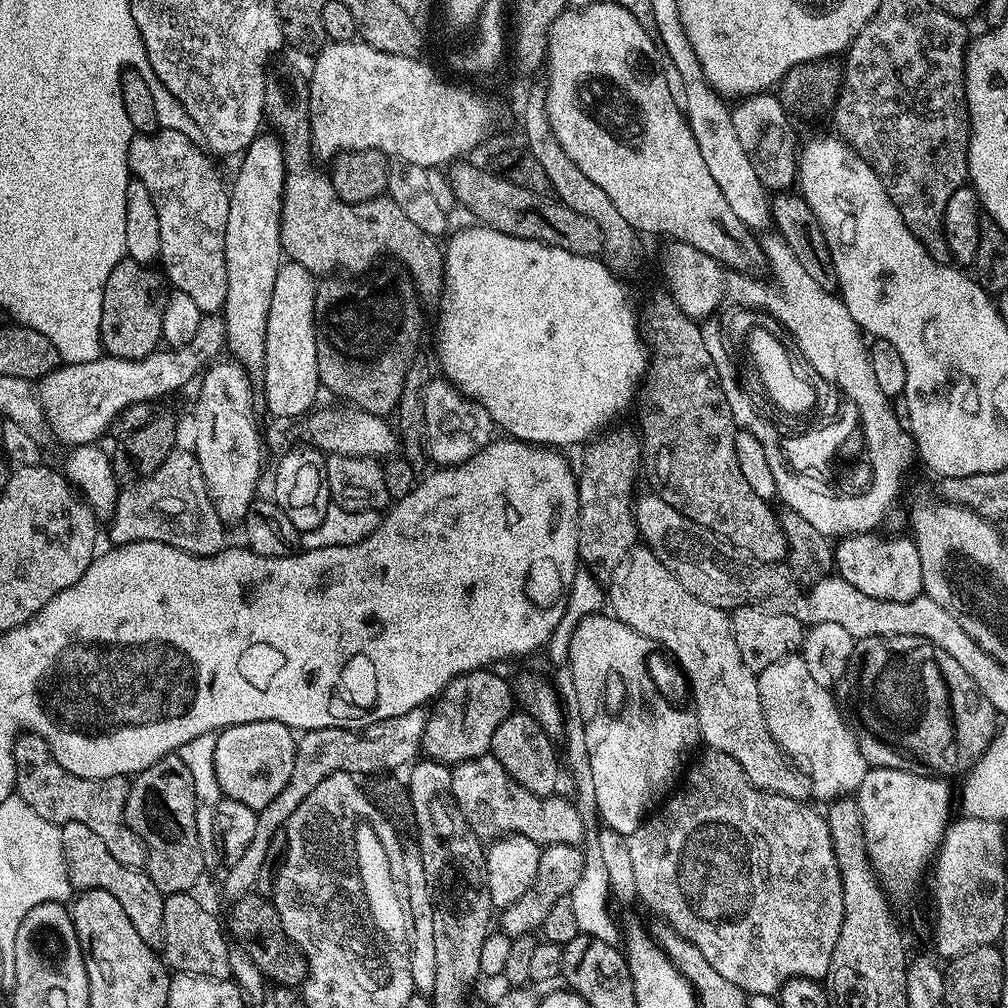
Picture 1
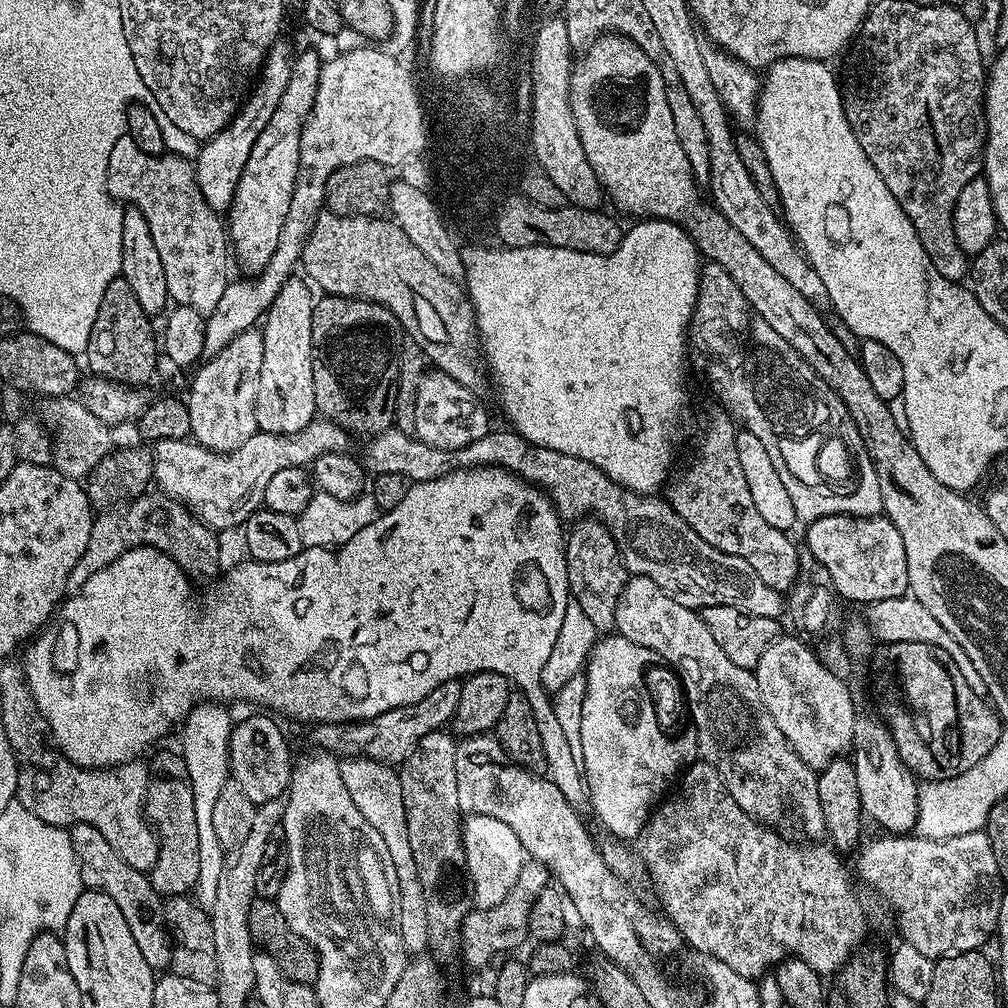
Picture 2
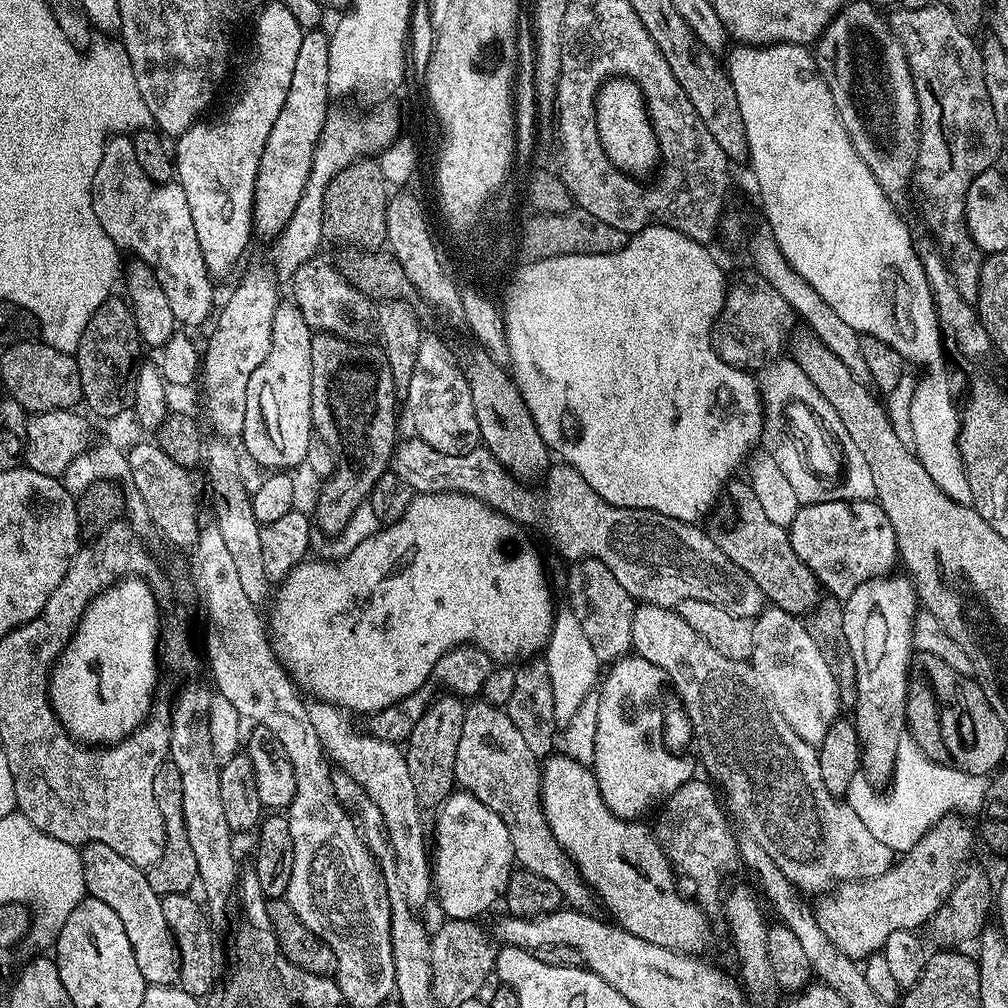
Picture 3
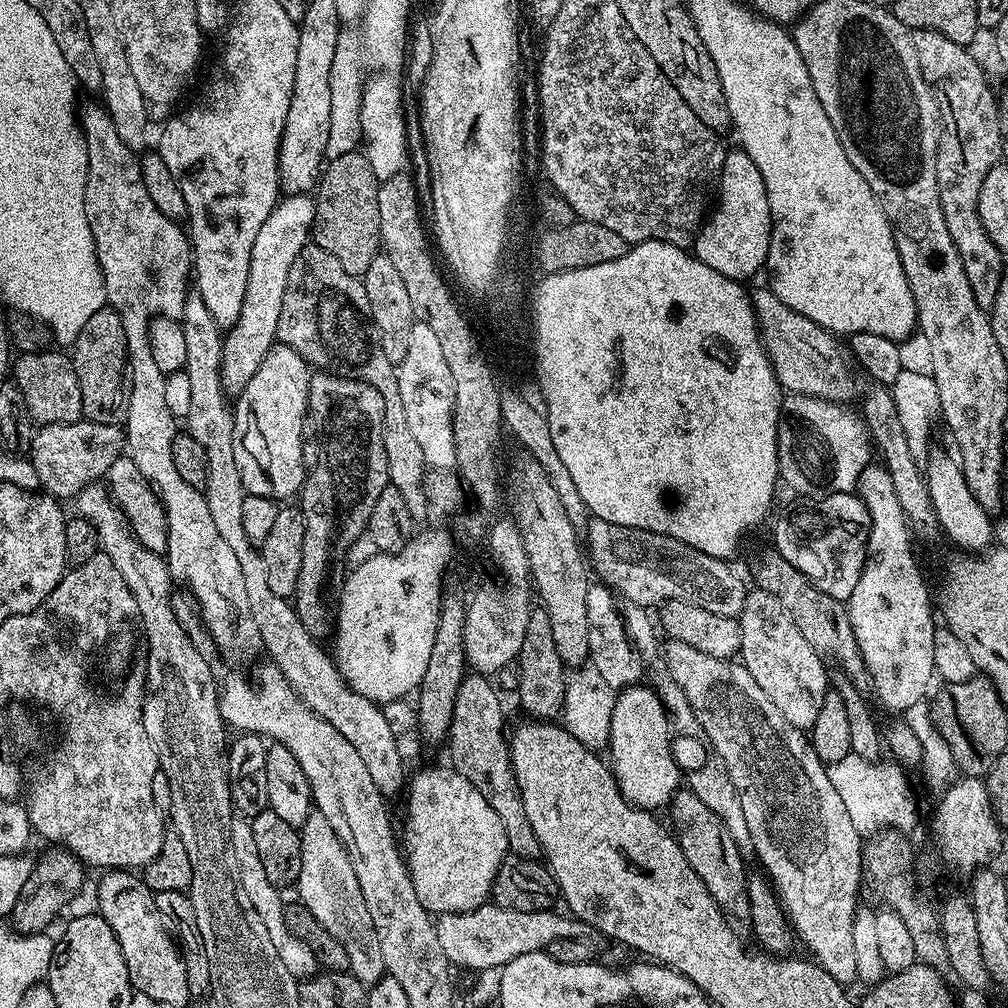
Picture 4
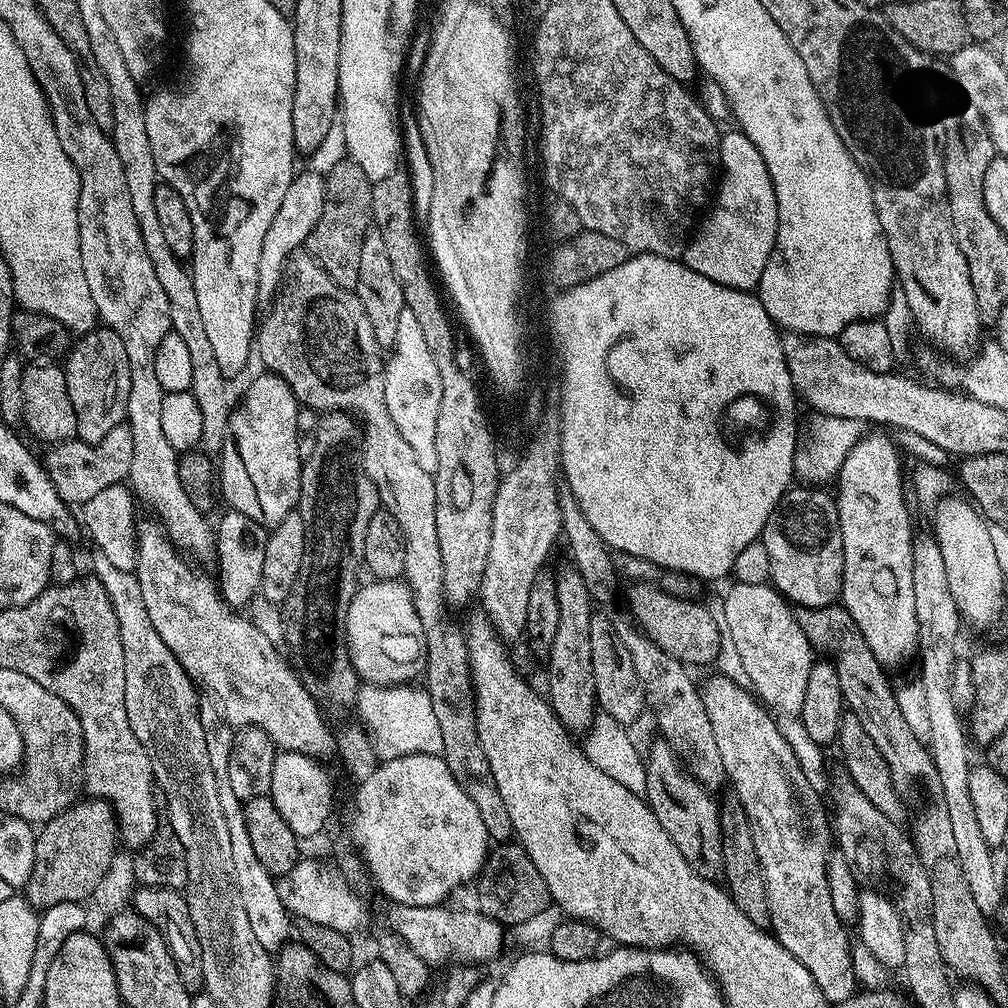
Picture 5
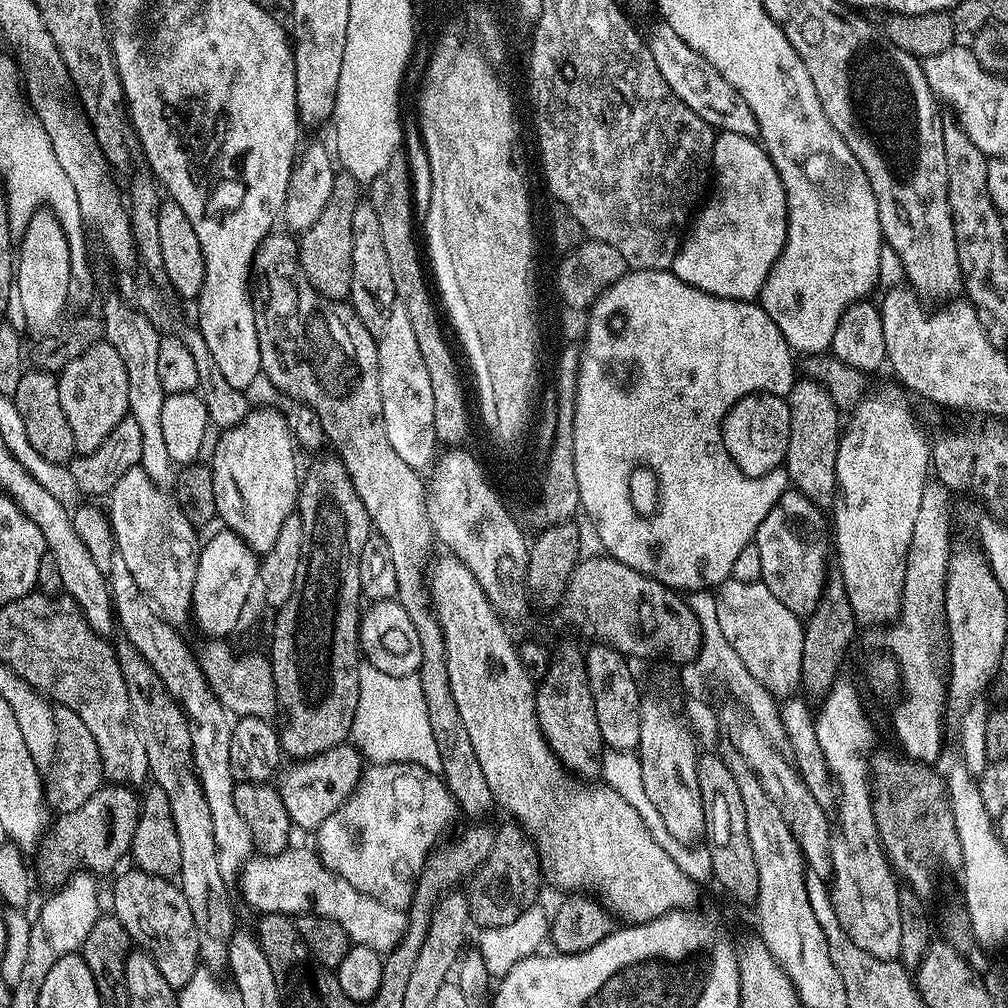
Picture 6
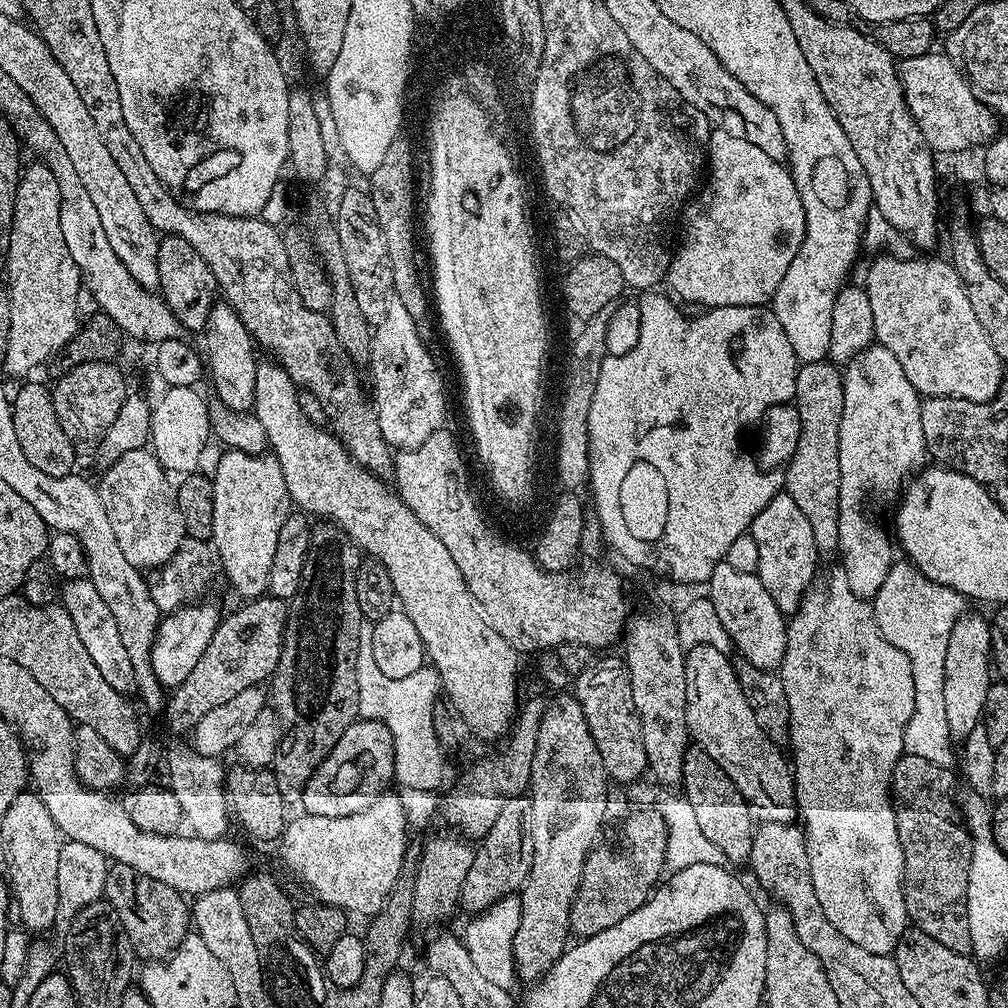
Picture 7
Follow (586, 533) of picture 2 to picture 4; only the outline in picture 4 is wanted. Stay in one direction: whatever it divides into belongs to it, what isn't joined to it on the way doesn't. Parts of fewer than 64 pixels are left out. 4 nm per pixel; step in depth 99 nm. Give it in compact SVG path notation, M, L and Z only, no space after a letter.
M603 582L589 583L586 590L586 623L588 628L588 660L590 667L602 676L613 690L631 688L633 684L641 683L642 665L640 657L624 629L624 617L617 593L613 592Z

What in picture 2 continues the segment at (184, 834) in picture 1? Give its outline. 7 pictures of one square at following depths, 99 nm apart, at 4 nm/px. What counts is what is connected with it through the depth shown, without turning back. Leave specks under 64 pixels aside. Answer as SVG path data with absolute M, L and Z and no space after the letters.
M176 750L158 753L153 760L147 761L147 765L148 785L144 799L144 814L155 831L156 841L160 843L158 862L154 862L150 879L154 890L161 898L187 896L198 882L198 822L194 818L194 790L190 786L190 770L186 770L183 755Z

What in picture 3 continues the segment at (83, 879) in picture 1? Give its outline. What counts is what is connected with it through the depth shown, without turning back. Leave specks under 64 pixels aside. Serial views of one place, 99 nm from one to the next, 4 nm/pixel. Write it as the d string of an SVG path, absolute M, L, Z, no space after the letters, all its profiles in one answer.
M100 842L83 845L79 851L87 895L106 902L106 906L118 914L122 927L126 929L126 938L130 938L130 947L134 950L138 970L142 970L145 985L175 985L180 978L180 951L166 922L166 914L162 914L160 895L150 887L147 871L126 862L122 854Z

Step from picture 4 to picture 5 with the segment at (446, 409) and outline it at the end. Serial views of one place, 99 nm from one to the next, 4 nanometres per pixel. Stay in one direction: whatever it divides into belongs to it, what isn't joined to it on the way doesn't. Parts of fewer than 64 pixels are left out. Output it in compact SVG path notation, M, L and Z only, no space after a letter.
M404 307L402 314L398 314L398 330L384 366L384 385L386 386L386 410L390 410L390 418L394 418L394 426L398 426L398 434L402 434L404 441L410 445L410 450L414 450L422 470L435 473L438 466L438 449L434 437L438 430L438 406L442 403L442 377L438 375L438 366L434 362L433 355L430 354L429 347L426 346L422 326L409 308Z

